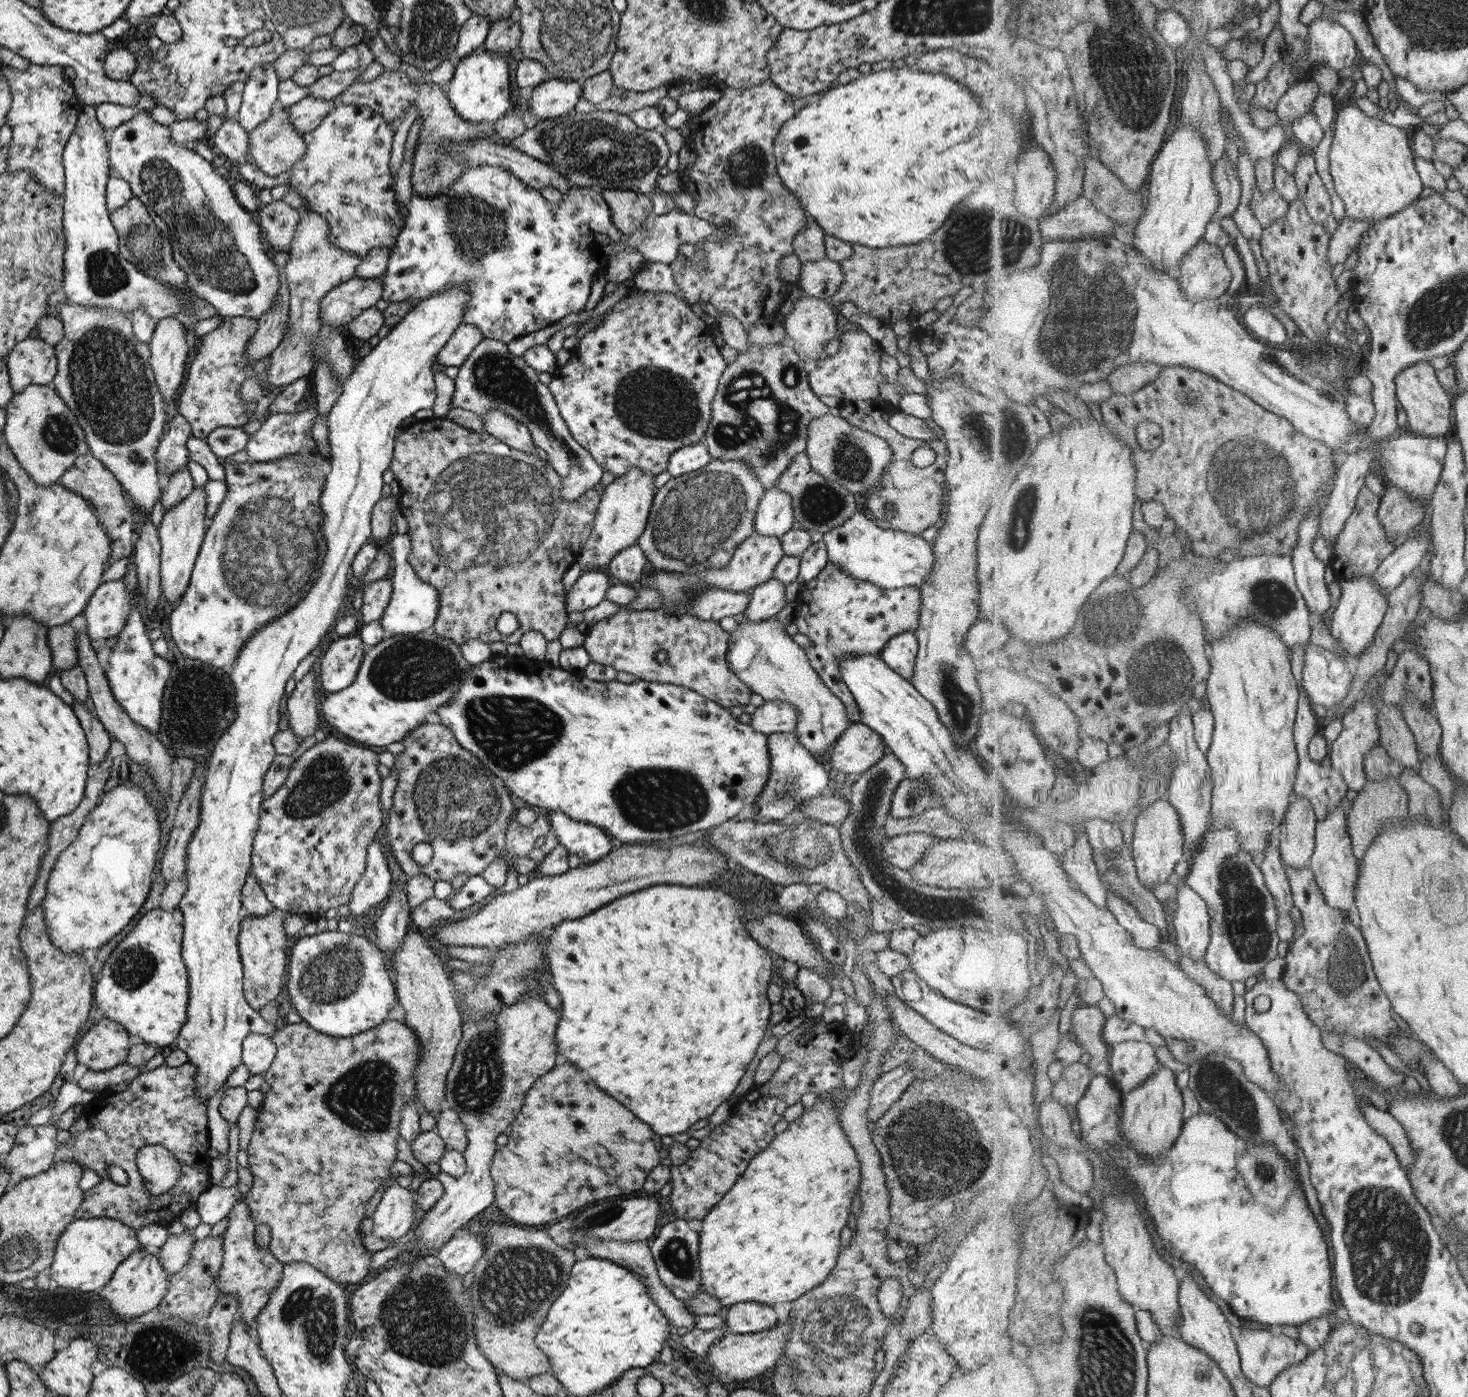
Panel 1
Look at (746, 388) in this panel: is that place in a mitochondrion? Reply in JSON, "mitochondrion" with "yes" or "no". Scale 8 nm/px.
{"mitochondrion":"yes"}

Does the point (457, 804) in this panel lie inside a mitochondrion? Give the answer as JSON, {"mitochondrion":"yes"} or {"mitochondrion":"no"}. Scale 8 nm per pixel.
{"mitochondrion":"yes"}

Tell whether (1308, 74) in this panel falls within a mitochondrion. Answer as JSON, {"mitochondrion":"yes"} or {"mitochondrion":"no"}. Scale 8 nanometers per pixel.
{"mitochondrion":"no"}

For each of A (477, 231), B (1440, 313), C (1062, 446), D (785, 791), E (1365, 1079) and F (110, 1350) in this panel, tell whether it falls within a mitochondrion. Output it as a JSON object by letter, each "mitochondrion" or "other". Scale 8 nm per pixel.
{"A":"mitochondrion","B":"mitochondrion","C":"other","D":"mitochondrion","E":"other","F":"other"}

